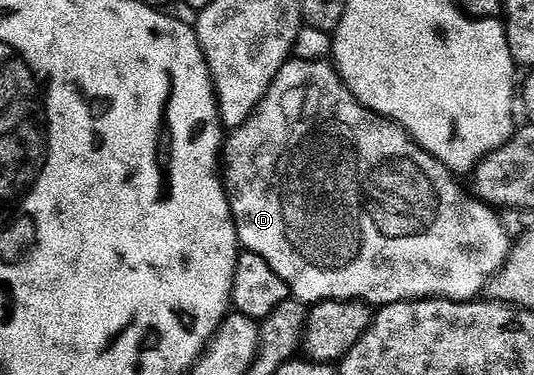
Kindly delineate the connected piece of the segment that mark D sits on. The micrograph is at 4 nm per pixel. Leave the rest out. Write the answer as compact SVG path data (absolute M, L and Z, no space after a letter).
M291 57L280 73L276 73L276 81L272 81L253 117L243 127L231 132L225 140L224 182L226 196L230 198L230 212L234 214L234 224L238 230L239 244L245 250L264 257L264 261L268 261L268 265L272 265L272 269L276 269L278 276L286 282L291 296L307 305L336 299L357 301L381 309L389 303L409 303L431 297L452 299L456 303L474 301L485 292L490 280L506 264L506 258L510 255L512 238L498 216L501 214L495 208L476 201L471 201L465 211L462 208L462 191L458 188L459 180L454 172L439 159L429 155L400 124L365 107L350 92L348 85L344 85L338 70L330 61Z

